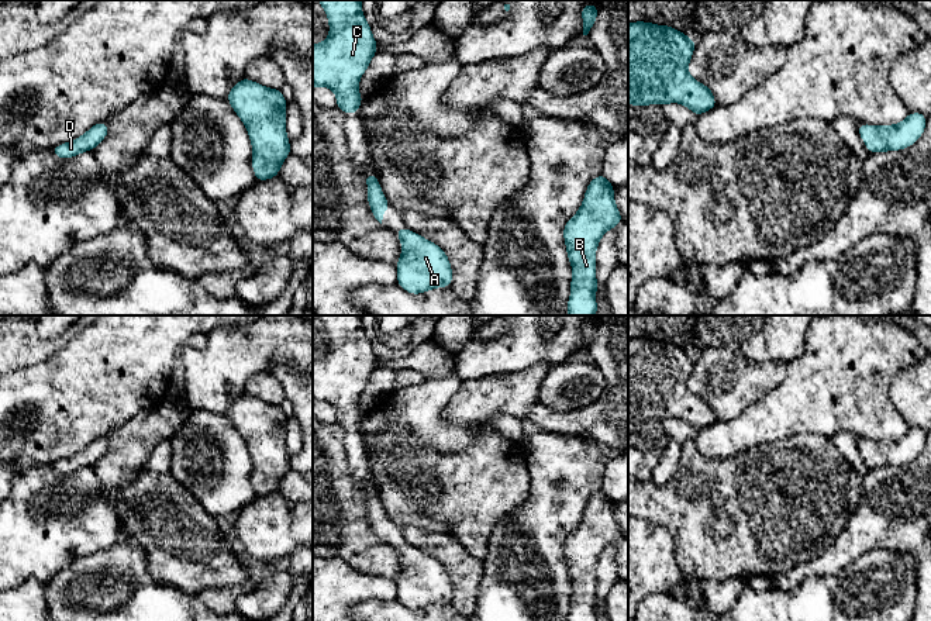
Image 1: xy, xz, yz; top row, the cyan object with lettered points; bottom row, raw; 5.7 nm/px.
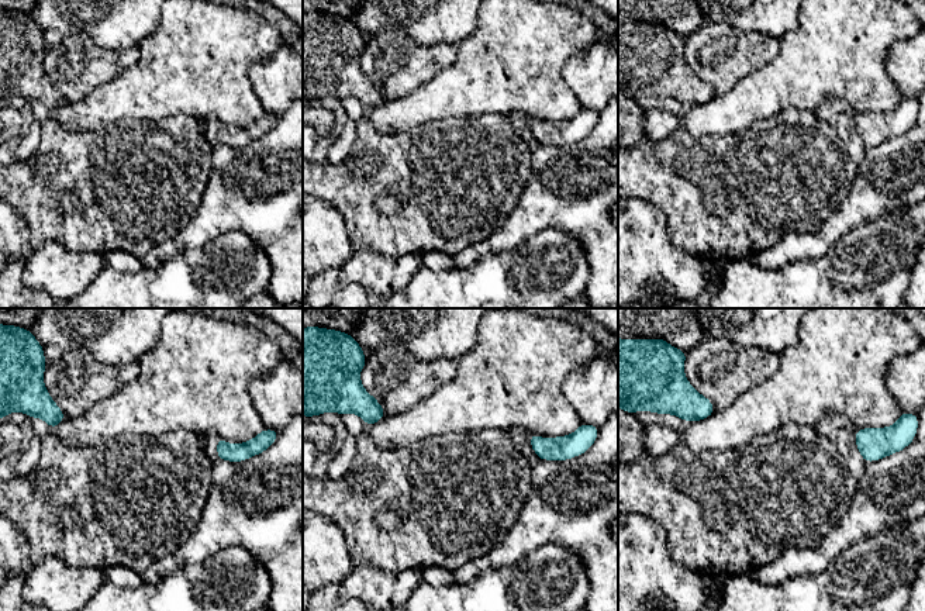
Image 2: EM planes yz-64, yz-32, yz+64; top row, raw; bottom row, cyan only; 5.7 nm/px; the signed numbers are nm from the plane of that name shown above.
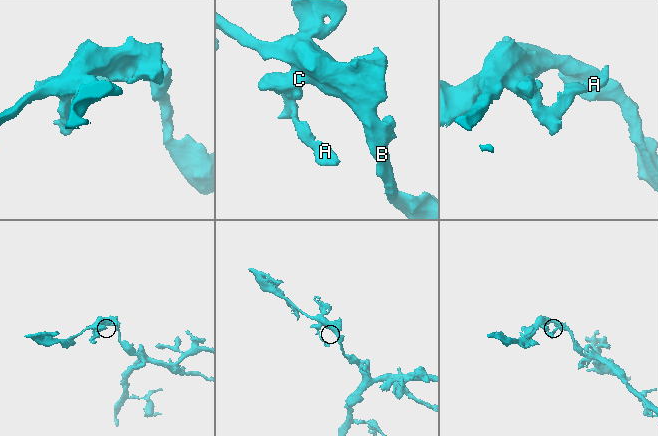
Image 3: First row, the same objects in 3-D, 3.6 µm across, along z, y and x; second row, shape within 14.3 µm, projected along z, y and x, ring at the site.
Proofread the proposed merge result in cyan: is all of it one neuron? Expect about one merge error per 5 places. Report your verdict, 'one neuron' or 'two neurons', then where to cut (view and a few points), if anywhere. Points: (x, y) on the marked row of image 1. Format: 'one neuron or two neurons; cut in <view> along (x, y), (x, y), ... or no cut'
one neuron; no cut

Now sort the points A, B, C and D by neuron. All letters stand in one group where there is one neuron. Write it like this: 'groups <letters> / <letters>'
groups A B C D

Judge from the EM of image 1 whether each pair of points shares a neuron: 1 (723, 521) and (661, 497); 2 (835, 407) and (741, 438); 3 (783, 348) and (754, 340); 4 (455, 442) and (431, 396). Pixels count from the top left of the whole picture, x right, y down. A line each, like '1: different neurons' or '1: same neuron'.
1: same neuron
2: same neuron
3: same neuron
4: same neuron

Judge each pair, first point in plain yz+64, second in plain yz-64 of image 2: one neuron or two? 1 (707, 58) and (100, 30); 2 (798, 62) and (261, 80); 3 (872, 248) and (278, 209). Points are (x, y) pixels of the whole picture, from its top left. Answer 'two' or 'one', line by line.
1: two
2: two
3: two

